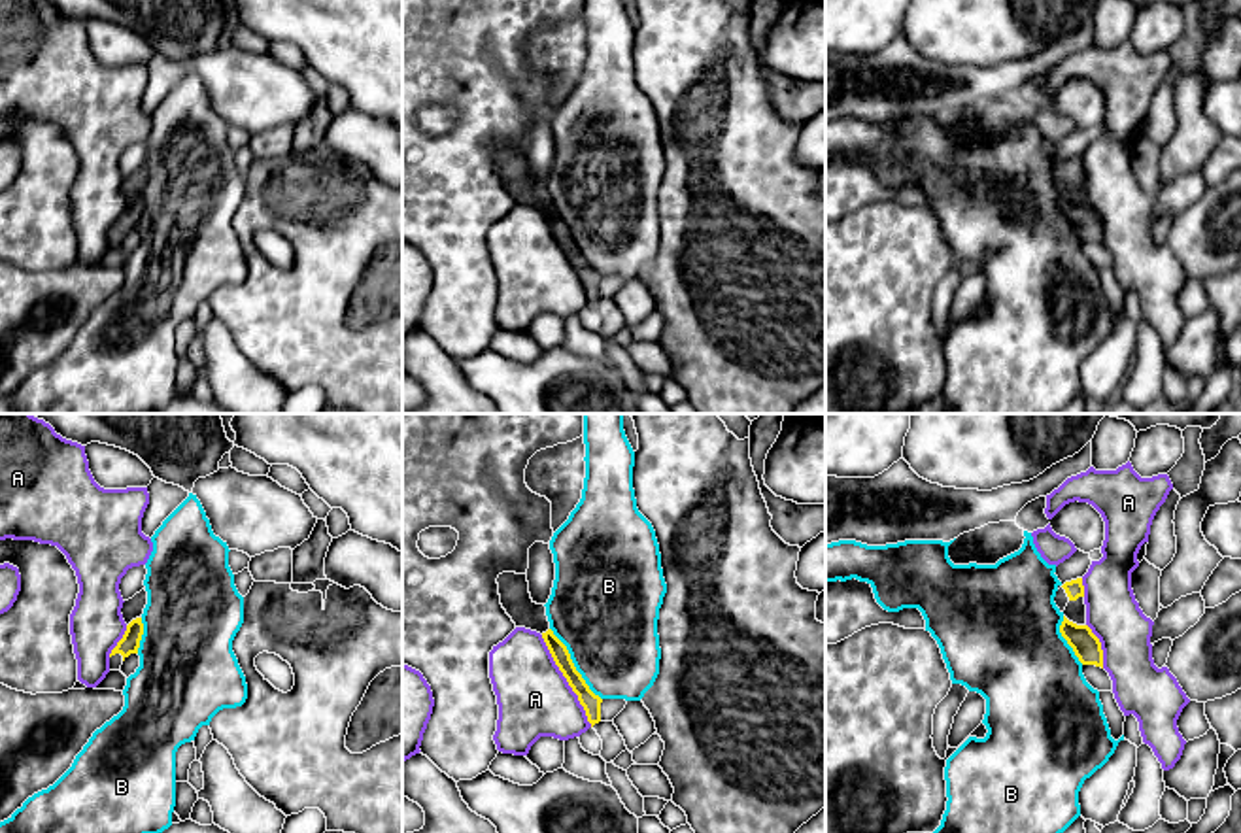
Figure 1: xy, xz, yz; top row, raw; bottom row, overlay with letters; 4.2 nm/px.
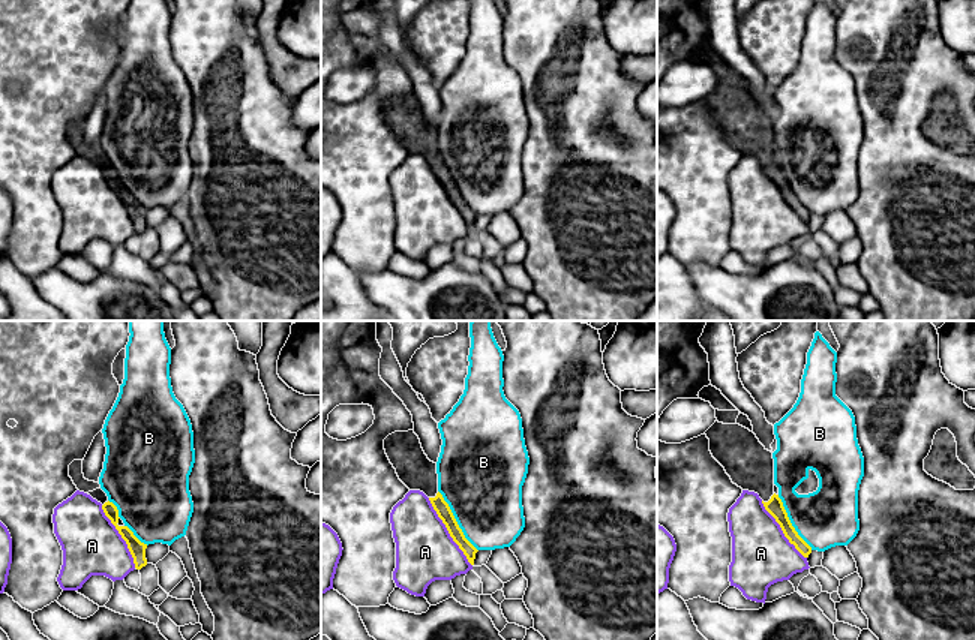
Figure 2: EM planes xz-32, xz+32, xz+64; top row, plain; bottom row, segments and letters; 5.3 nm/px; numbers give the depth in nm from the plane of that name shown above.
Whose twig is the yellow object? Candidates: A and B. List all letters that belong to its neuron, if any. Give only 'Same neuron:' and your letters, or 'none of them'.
Same neuron: none of them

